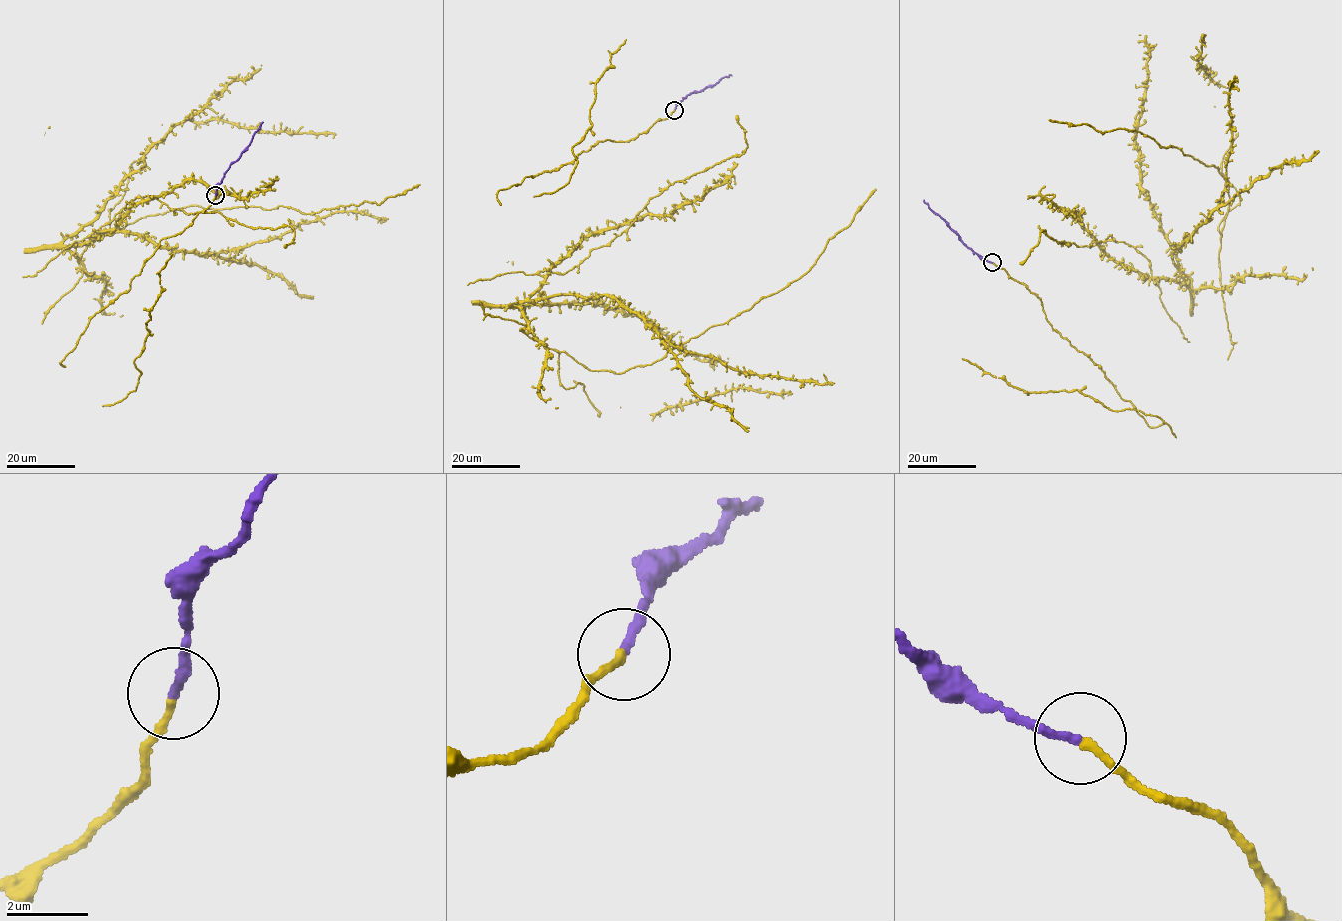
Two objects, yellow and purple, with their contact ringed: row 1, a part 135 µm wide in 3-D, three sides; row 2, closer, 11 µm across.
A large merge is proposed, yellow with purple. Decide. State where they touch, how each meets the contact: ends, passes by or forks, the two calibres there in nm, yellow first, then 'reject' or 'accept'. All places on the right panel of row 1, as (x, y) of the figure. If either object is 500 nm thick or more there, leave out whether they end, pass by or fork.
place (992, 262); yellow ends; purple ends; calibres 180 and 200 nm; accept

